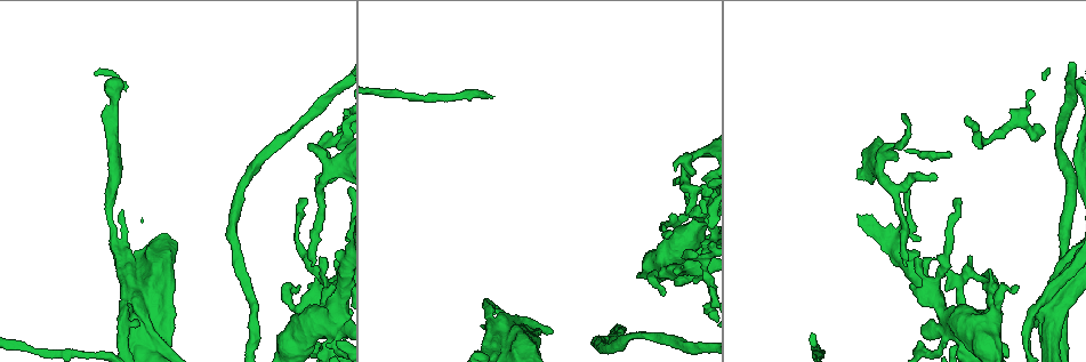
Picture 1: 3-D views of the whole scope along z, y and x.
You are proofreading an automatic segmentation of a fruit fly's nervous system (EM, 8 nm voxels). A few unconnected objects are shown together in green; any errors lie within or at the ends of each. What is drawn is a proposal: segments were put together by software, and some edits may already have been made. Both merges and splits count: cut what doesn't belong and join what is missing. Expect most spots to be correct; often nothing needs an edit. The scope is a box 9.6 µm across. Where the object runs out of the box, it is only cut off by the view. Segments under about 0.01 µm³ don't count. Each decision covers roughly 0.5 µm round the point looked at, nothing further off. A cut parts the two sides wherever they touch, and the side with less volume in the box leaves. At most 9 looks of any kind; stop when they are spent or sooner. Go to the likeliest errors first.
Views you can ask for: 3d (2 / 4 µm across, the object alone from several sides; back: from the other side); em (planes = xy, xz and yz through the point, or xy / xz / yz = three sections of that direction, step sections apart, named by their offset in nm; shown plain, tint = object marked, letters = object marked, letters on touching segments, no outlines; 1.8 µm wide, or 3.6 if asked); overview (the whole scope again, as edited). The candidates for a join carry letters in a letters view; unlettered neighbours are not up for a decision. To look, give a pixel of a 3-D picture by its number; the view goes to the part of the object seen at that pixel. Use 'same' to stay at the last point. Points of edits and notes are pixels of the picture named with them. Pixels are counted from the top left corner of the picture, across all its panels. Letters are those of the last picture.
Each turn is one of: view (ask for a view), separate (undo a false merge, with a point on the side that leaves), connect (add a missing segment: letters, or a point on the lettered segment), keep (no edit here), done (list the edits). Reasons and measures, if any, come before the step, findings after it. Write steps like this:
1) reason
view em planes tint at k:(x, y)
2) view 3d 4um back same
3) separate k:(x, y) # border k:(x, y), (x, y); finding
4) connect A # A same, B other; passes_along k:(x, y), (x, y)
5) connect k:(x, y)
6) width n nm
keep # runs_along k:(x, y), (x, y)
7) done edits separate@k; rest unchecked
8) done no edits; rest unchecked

an open end
view em planes tint at 1:(904, 266)

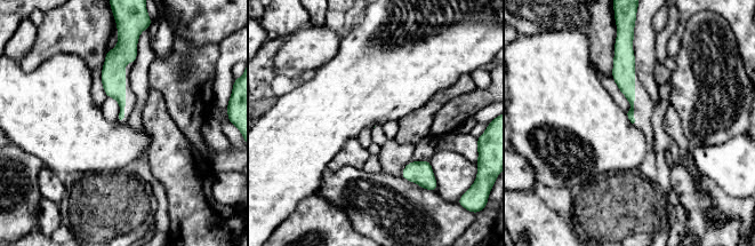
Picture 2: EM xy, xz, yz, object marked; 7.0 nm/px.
see the neighbours
view em planes letters same

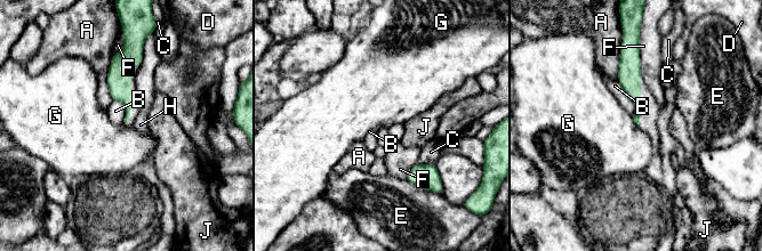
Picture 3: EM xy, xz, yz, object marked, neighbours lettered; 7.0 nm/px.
longest_contact A 320 nm
keep # A other, B other, C other, D other, E other, F other, G other, H other, J other; border 3:(632, 116), (639, 127); no lettered segment goes on from it

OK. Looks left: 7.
branch stops here
view 3d 2um at 1:(936, 179)

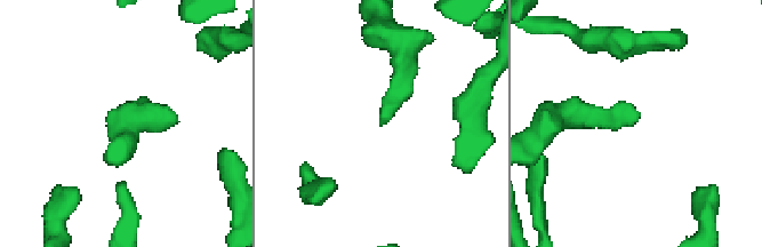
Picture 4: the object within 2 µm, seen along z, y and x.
need the tissue
view em planes plain at 4:(637, 115)

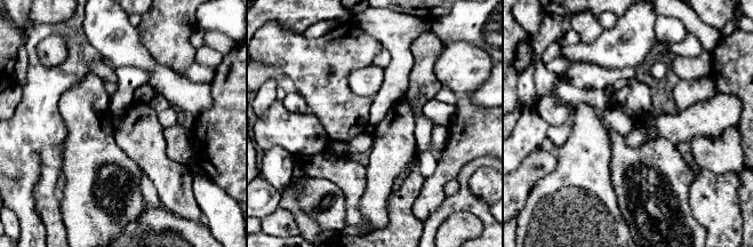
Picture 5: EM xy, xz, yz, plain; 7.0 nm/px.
what lies round it
view em planes letters same

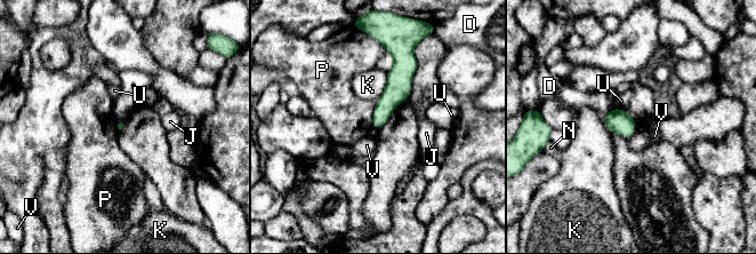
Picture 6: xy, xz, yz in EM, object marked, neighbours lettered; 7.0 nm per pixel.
keep # D other, J other, K other, N other, P other, U other, V other; runs_along 6:(402, 62), (397, 89), (376, 125); none of them fits

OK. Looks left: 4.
sharp bend
view 3d 4um at 1:(695, 238)

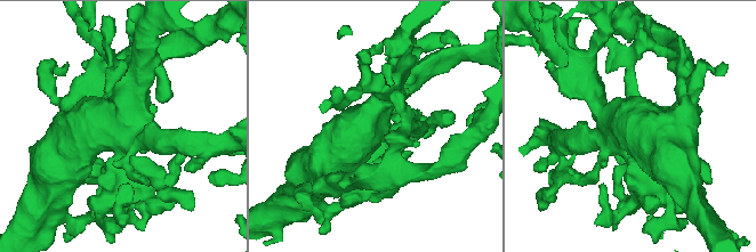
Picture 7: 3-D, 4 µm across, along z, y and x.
view em 3.6um xz step 8 tint at 7:(373, 129)

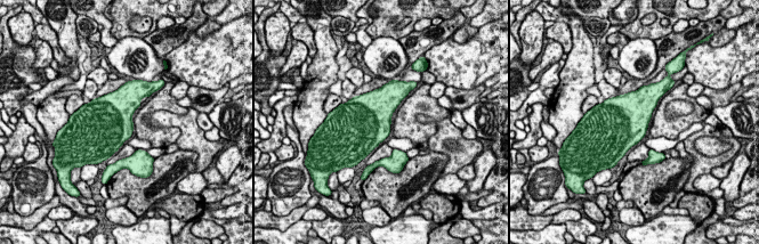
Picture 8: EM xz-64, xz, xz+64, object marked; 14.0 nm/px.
view em 3.6um planes letters same

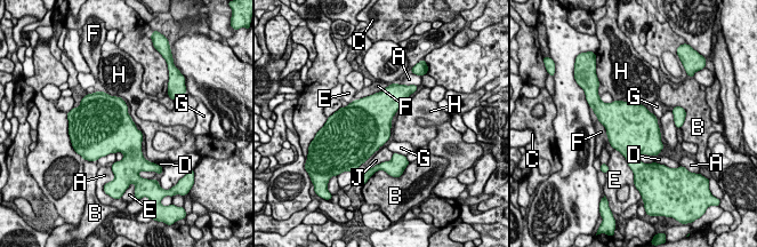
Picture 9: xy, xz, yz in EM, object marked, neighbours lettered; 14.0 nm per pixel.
width 550 nm
keep # A other, B other, C other, D other, E other, F other, G other, H other, J other; border 9:(104, 92), (123, 98); one neuron here

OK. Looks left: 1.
view em planes letters at 1:(297, 286)

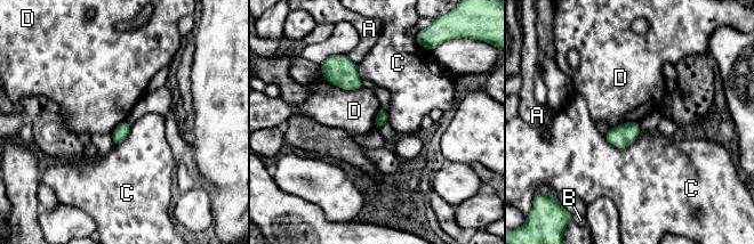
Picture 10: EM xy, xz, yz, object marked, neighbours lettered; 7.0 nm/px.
keep # A other, B other, C other, D other; border 10:(328, 81), (344, 89), (362, 88); no lettered segment goes on from it

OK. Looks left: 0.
done no edits; rest unchecked

